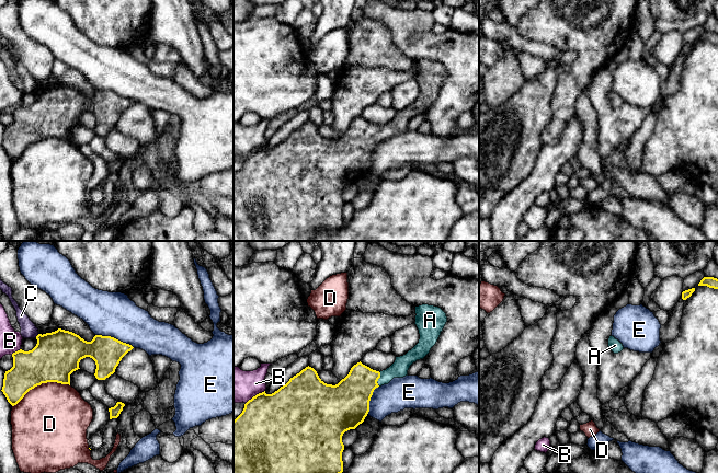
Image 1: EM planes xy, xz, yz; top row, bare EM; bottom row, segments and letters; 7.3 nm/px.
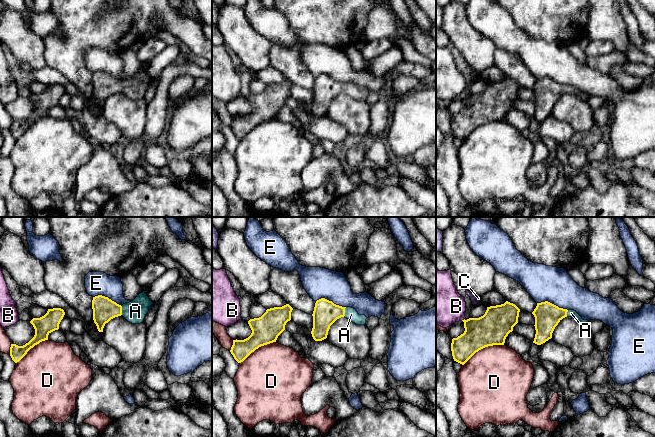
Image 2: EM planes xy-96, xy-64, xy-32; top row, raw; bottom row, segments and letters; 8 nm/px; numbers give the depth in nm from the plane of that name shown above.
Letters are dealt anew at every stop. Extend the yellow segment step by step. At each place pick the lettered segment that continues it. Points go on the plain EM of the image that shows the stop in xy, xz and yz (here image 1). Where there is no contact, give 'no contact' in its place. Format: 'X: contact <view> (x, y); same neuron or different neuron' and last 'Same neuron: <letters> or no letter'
A: contact xz (377, 134); same neuron
B: contact xz (255, 150); different neuron
C: contact xy (36, 91); different neuron
D: contact xy (41, 138); different neuron
E: contact xy (115, 93); different neuron
Same neuron: A

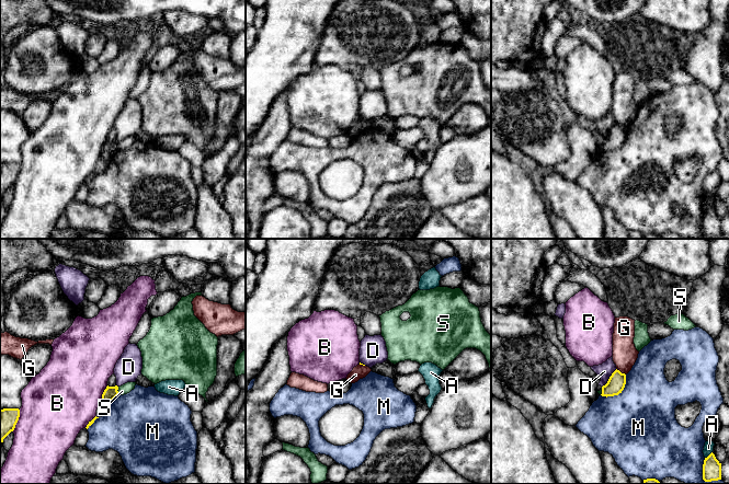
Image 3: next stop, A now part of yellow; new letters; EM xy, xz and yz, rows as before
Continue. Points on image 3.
A: contact yz (709, 209); different neuron
B: contact xy (103, 148); different neuron
D: contact yz (610, 133); different neuron
G: contact yz (619, 126); different neuron
M: contact yz (618, 148); different neuron
S: contact xy (117, 143); different neuron
Same neuron: no letter

